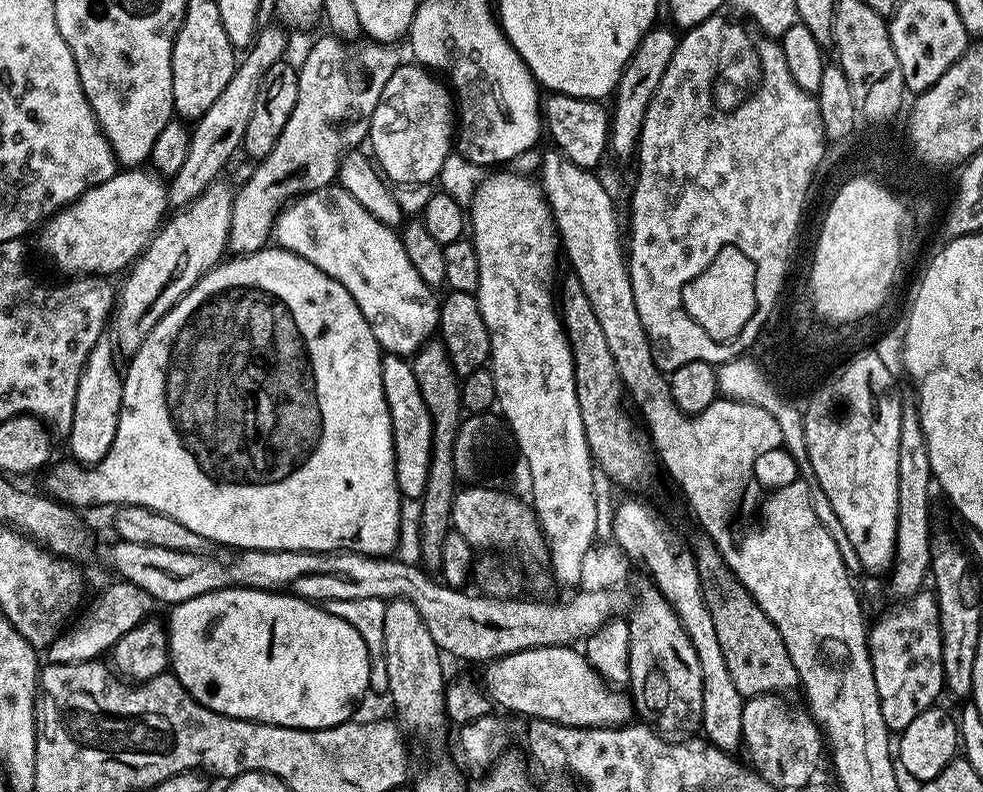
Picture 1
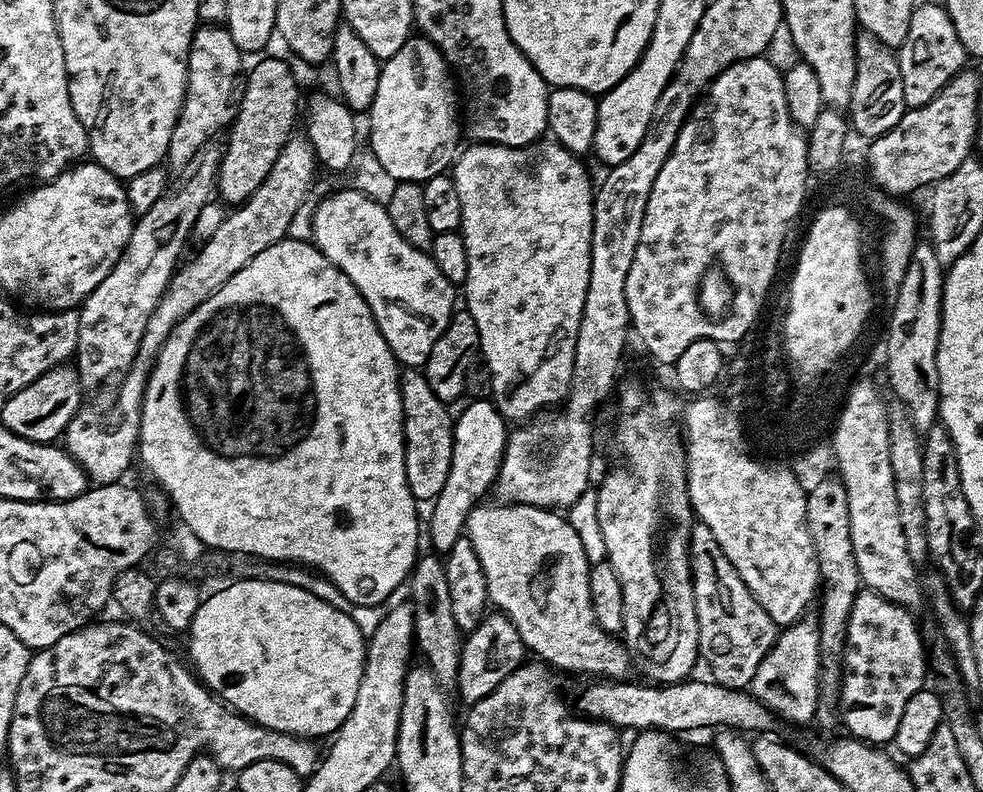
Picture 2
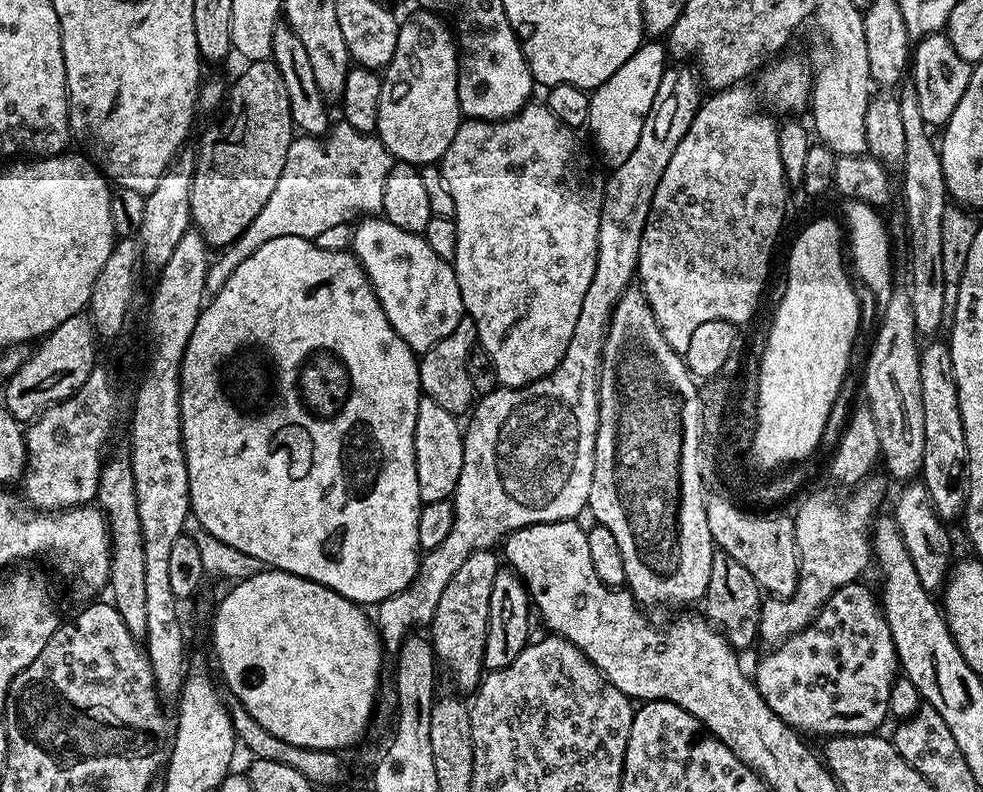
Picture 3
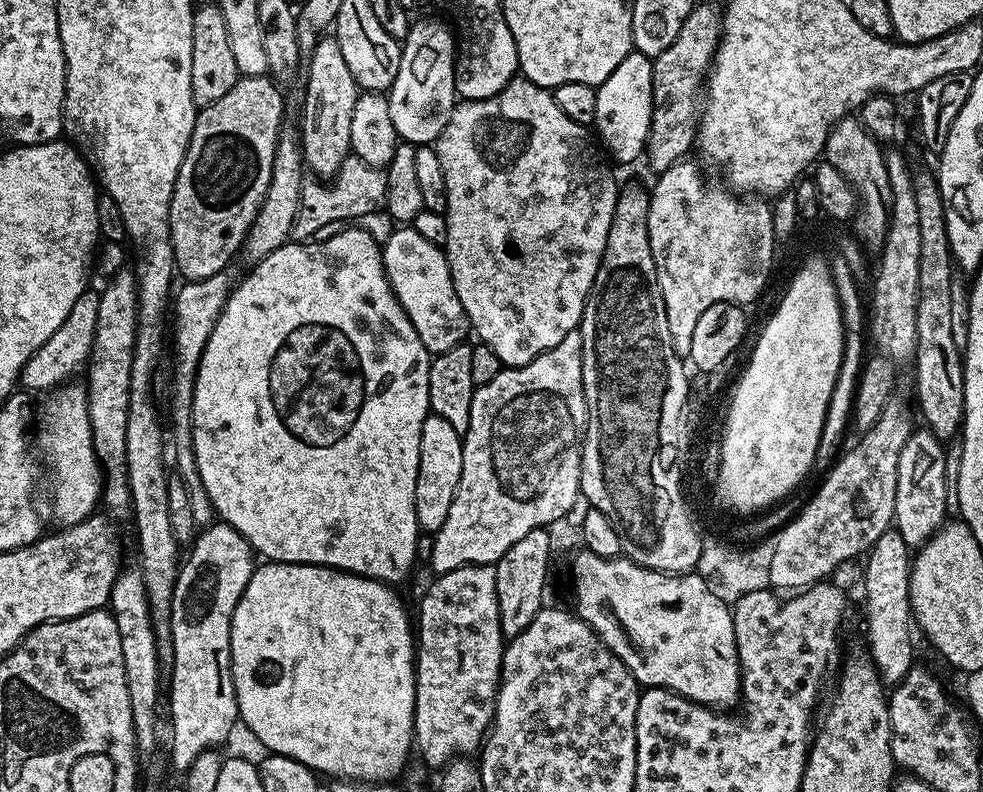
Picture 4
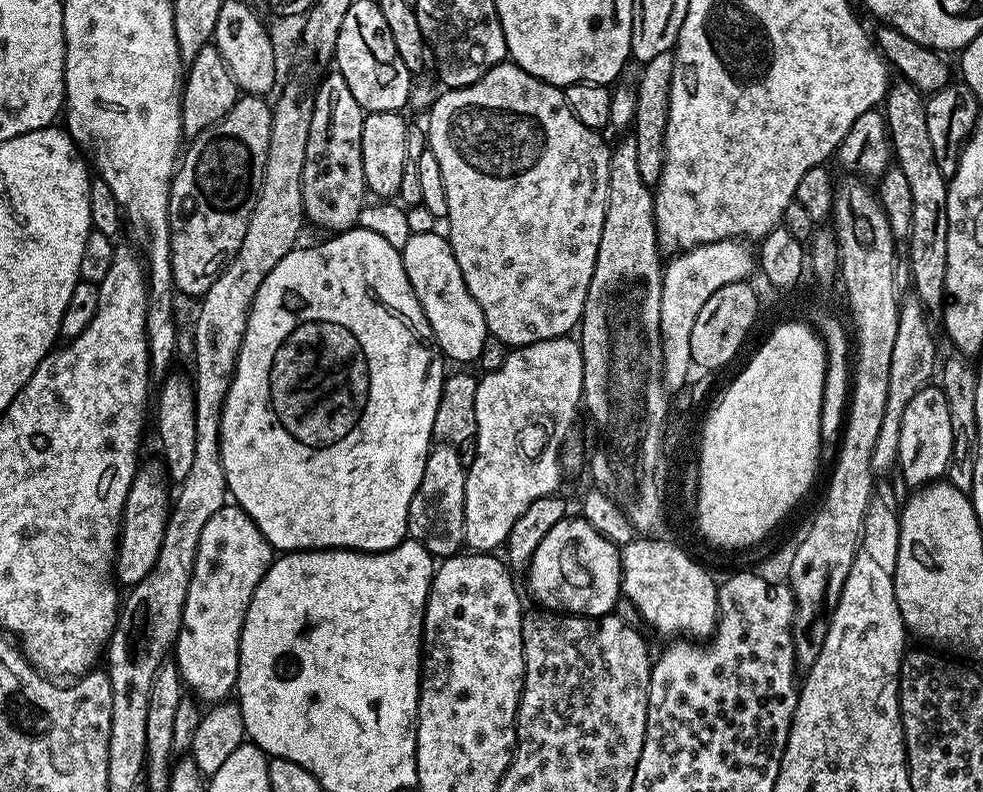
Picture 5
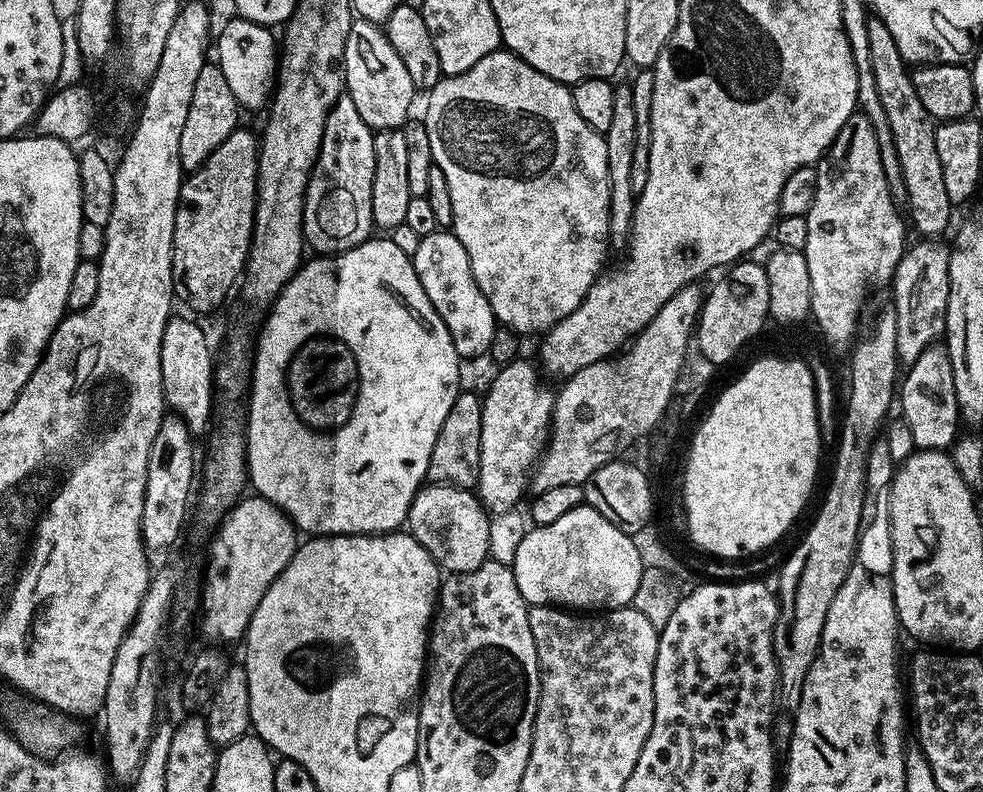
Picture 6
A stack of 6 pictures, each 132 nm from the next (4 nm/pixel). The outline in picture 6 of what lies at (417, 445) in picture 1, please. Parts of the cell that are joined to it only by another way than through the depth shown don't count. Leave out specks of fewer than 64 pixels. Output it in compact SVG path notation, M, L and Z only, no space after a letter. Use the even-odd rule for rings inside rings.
M425 483L412 500L407 531L440 565L445 573L478 570L490 552L490 514L475 491L453 484Z

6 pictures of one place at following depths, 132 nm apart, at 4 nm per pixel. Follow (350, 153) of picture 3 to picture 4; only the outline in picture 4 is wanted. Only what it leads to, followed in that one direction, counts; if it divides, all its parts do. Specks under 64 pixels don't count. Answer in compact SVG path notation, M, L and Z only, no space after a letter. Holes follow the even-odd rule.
M349 154L342 162L338 174L331 180L305 183L300 199L300 213L296 215L291 239L296 242L308 242L333 226L340 226L345 222L363 221L360 220L363 216L370 215L375 208L379 209L384 203L386 194L384 174L385 169L368 166L366 162L362 162L362 158ZM231 267L224 268L218 274L210 274L210 278L201 280L184 280L174 292L174 316L176 312L176 365L172 374L172 428L170 424L170 444L176 447L175 475L186 482L192 490L200 483L198 474L198 458L194 456L194 438L192 437L192 399L194 398L194 382L198 374L198 366L202 362L202 350L206 350L206 342L210 342L210 334L222 314L228 301L228 295L234 287Z

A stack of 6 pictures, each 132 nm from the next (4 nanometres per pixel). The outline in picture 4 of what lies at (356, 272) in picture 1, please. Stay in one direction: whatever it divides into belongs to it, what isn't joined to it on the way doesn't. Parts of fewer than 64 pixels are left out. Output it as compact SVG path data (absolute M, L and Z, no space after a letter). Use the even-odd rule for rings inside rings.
M411 226L395 230L397 232L390 233L388 241L385 239L382 244L386 278L402 310L406 310L410 322L414 322L422 346L426 346L428 352L439 354L465 343L470 336L468 315L462 310L462 302L458 302L445 249L434 242L426 242Z

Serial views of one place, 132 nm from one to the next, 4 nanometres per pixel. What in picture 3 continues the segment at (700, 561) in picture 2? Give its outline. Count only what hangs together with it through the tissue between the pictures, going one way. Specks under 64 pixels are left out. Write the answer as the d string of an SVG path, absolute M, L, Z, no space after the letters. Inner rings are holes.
M716 550L712 553L710 566L710 586L706 586L706 594L702 601L703 615L728 639L728 643L737 650L748 648L757 643L760 635L760 605L762 589L760 583L738 562L730 558L730 554Z

